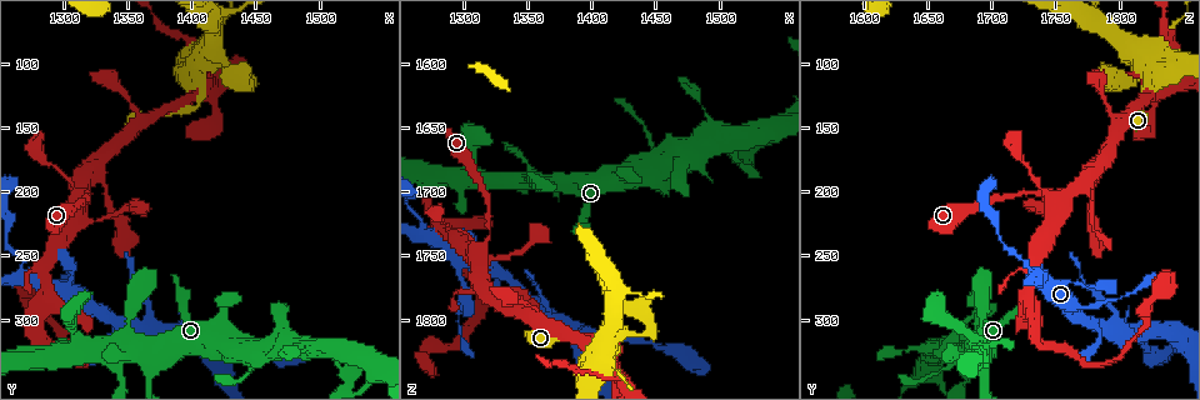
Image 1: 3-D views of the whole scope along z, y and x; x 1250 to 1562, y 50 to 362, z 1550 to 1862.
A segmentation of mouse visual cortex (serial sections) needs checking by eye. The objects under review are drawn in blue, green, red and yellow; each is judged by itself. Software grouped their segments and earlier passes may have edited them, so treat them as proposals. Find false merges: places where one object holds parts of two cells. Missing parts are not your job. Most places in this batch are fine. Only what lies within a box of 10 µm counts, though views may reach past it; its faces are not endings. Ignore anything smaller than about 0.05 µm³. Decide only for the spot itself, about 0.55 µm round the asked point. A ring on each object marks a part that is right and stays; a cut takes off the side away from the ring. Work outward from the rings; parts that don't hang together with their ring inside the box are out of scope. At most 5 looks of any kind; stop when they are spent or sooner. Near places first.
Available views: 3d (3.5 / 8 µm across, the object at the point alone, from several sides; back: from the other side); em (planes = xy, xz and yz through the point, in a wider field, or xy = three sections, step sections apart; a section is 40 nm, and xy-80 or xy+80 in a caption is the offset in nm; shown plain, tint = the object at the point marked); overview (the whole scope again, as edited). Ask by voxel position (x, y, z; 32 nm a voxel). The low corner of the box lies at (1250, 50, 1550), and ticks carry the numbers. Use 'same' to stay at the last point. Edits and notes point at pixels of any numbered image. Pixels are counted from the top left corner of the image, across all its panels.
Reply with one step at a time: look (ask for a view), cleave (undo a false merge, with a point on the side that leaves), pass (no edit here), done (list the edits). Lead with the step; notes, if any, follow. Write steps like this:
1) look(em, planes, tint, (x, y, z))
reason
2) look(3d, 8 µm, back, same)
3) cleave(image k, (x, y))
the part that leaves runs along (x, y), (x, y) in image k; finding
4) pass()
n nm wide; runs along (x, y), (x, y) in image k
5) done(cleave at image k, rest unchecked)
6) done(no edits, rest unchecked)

look(3d, 3.5 µm, (1280, 306, 1736))
calibre changes

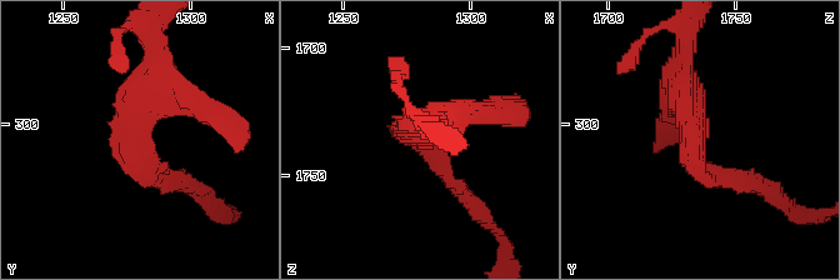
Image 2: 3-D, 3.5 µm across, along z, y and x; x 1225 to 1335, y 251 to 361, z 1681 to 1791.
look(em, xy, step 3, tint, (1280, 306, 1735))
arms of 200, 450 nm

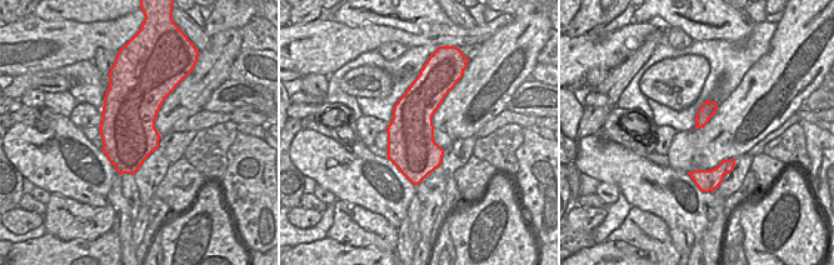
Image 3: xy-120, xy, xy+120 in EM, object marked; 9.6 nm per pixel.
look(em, xy, step 5, tint, same)
another direction

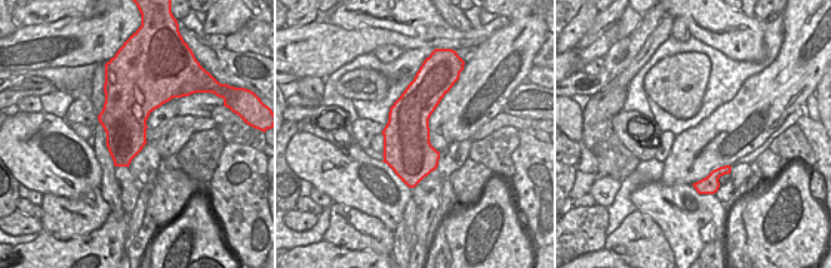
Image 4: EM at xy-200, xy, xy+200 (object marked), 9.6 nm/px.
pass()
runs along (679, 66), (695, 161), (740, 181) in image 2; one cell here

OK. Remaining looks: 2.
look(3d, 3.5 µm, (1390, 310, 1808))
thin arm on a thick one

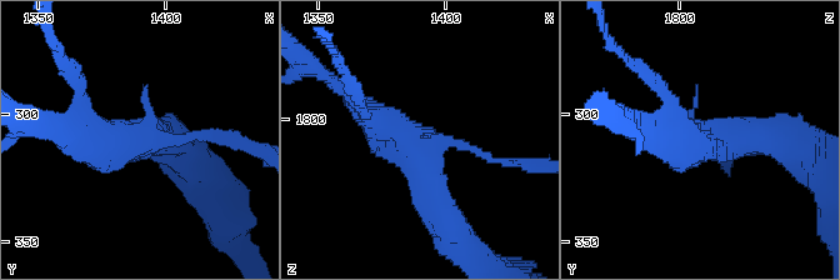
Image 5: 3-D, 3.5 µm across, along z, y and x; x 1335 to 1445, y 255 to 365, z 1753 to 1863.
look(em, xy, step 1, tint, (1388, 309, 1808))

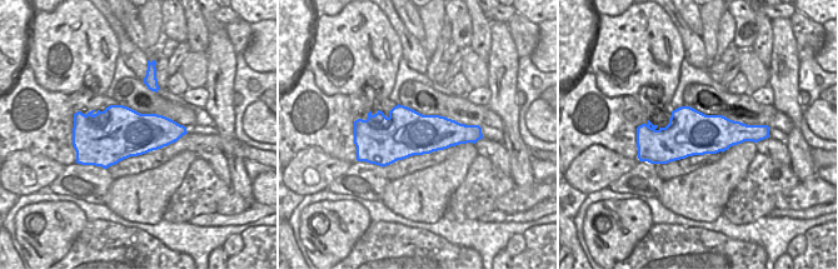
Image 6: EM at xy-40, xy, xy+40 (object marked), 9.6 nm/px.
pass()
480 nm wide; runs along (348, 91), (416, 140), (443, 216) in image 5; all the same cell

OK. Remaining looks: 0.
done(no edits, rest unchecked)

